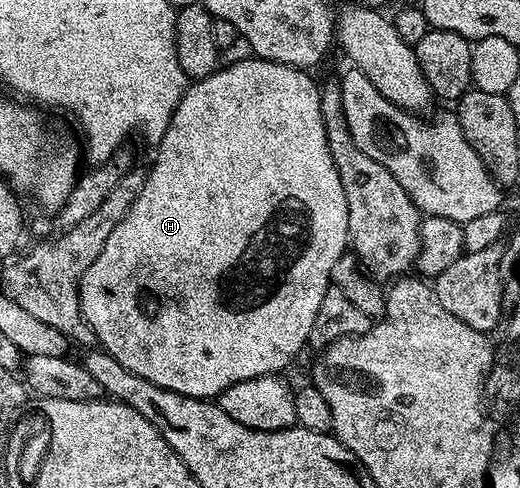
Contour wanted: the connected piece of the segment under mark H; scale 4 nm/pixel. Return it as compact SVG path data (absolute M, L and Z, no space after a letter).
M249 59L238 60L235 64L228 65L227 68L226 65L219 67L218 71L213 72L210 76L205 76L202 80L193 81L187 87L186 93L180 98L180 102L172 114L172 122L168 126L164 138L156 146L155 152L158 153L154 156L154 165L149 165L144 190L140 190L140 194L136 194L136 202L132 202L128 214L124 214L120 226L116 226L116 230L112 230L112 234L108 234L108 242L104 242L104 250L100 250L100 258L96 258L96 262L92 262L92 266L88 266L88 270L78 282L78 301L82 307L82 317L96 334L102 351L112 354L112 358L116 358L116 362L120 362L120 366L124 366L124 370L138 374L140 378L146 378L148 382L154 382L156 386L160 386L164 390L172 390L176 394L184 394L188 398L196 398L197 400L217 398L228 386L236 386L236 382L244 382L248 378L260 378L261 376L281 373L283 371L281 368L288 367L301 354L302 347L304 349L307 347L312 322L316 322L316 310L320 310L320 302L324 302L324 294L332 286L330 278L332 266L336 266L338 259L348 251L350 239L348 198L344 198L344 186L340 186L340 174L336 174L336 162L332 162L332 150L328 150L328 134L324 134L324 118L320 110L322 93L319 85L317 83L314 85L309 71L271 60Z

